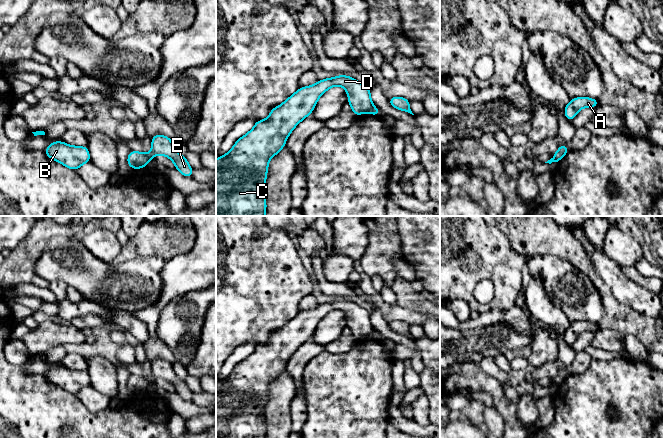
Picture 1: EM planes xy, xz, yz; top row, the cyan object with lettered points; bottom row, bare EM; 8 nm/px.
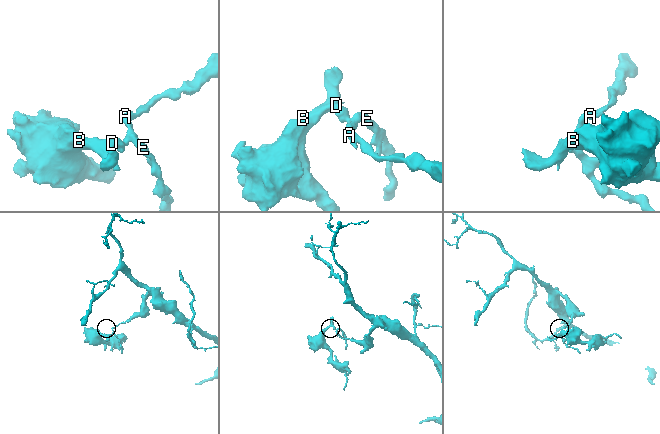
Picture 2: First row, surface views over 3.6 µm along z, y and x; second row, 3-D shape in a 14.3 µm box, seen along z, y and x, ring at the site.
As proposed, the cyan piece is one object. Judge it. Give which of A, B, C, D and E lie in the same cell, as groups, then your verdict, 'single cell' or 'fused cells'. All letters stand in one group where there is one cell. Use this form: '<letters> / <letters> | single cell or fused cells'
A E / B C D | fused cells

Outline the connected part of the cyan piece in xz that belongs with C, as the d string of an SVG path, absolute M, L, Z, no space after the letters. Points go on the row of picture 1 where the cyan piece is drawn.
M347 75L326 78L299 88L281 105L270 110L267 119L256 121L252 130L239 138L228 153L216 160L216 216L265 216L267 204L264 188L269 160L284 148L293 129L313 112L320 96L333 86L345 88L356 117L372 108L370 88Z

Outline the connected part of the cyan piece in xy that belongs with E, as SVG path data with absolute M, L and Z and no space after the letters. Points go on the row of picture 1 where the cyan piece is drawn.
M154 135L151 138L152 148L146 154L149 161L153 160L155 155L164 155L171 159L175 168L185 177L193 177L192 167L189 165L185 156L176 151L172 142L173 140L164 135Z

